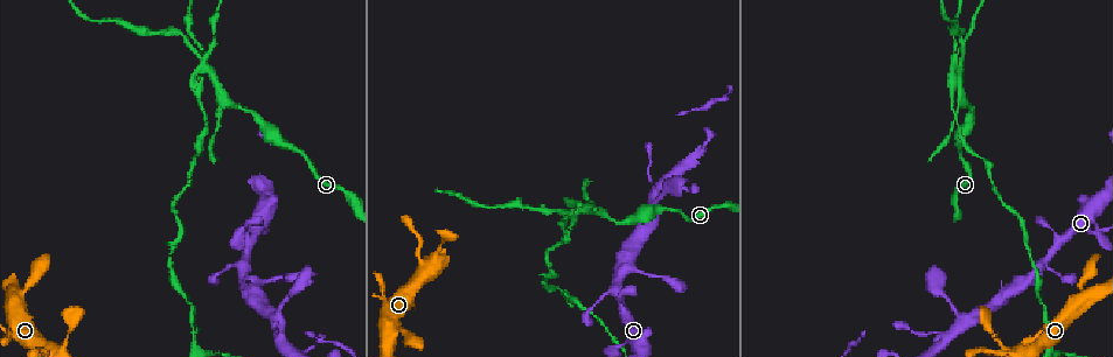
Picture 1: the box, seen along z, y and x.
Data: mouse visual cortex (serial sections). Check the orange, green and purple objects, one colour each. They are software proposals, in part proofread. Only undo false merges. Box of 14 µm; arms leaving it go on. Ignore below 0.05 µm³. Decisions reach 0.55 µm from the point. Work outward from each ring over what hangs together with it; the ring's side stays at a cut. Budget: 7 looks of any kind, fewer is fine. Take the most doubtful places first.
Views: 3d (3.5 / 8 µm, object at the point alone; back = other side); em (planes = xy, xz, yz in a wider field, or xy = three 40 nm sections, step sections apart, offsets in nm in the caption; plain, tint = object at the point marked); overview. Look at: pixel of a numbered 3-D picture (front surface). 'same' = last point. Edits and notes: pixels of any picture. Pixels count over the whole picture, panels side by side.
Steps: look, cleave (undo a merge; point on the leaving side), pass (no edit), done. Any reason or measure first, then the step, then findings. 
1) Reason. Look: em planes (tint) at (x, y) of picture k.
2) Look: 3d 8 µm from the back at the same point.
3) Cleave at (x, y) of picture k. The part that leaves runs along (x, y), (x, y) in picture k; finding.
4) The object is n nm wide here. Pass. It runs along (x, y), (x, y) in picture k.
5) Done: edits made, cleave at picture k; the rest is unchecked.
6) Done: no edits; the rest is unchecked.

Sharp bend. Look: 3d 3.5 µm at (987, 319) of picture 1.

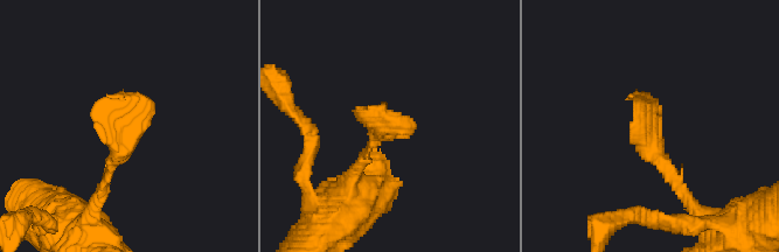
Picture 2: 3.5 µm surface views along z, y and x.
Now the EM. Look: em xy step 2 (tint) at (125, 125) of picture 2.

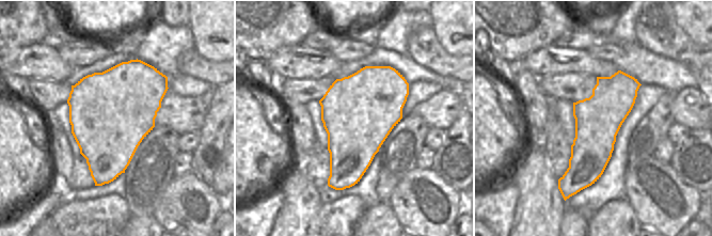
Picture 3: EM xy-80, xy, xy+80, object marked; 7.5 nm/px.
Pass. It runs along (620, 74), (574, 187) in picture 3; one cell here.

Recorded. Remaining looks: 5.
A narrow waist. Look: 3d 8 µm at (22, 292) of picture 1.

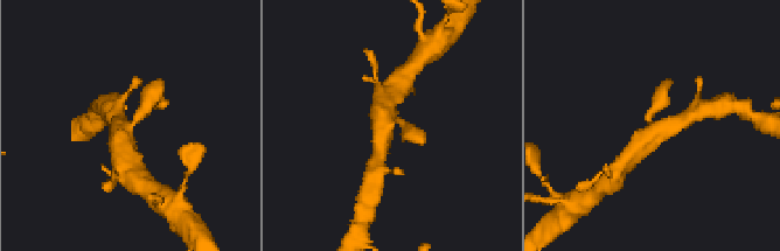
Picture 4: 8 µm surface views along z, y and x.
Shape alone is not enough. Look: em xy step 5 (tint) at (129, 126) of picture 4.

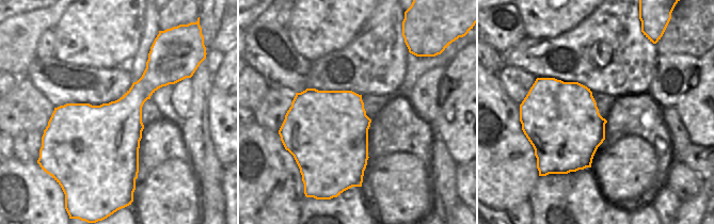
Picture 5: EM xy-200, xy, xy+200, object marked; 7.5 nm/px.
Pass. It runs along (629, 159), (652, 132), (682, 120) in picture 4; continuous, no second cell.

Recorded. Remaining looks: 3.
Three arms meet. Look: 3d 3.5 µm at (253, 241) of picture 1.

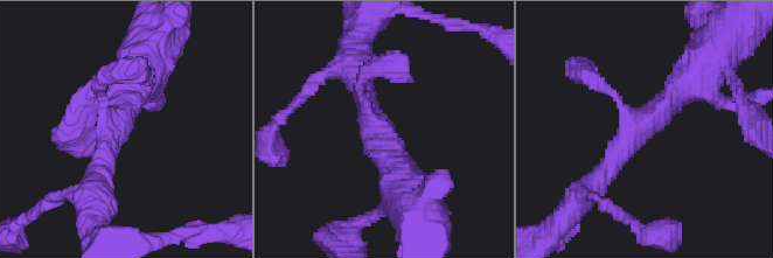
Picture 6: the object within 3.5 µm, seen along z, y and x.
3 arms meet here; the arms are 150, 300, 400 nm wide. Look: em xy step 5 (tint) at (375, 120) of picture 6.

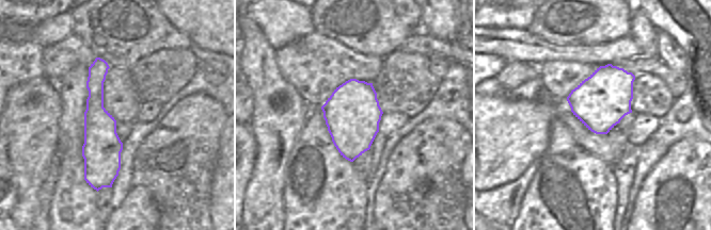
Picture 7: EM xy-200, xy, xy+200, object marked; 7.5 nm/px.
Pass. It runs along (689, 81), (632, 134), (587, 192) in picture 6; one cell here.

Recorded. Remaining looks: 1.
Done: no edits; the rest is unchecked.

